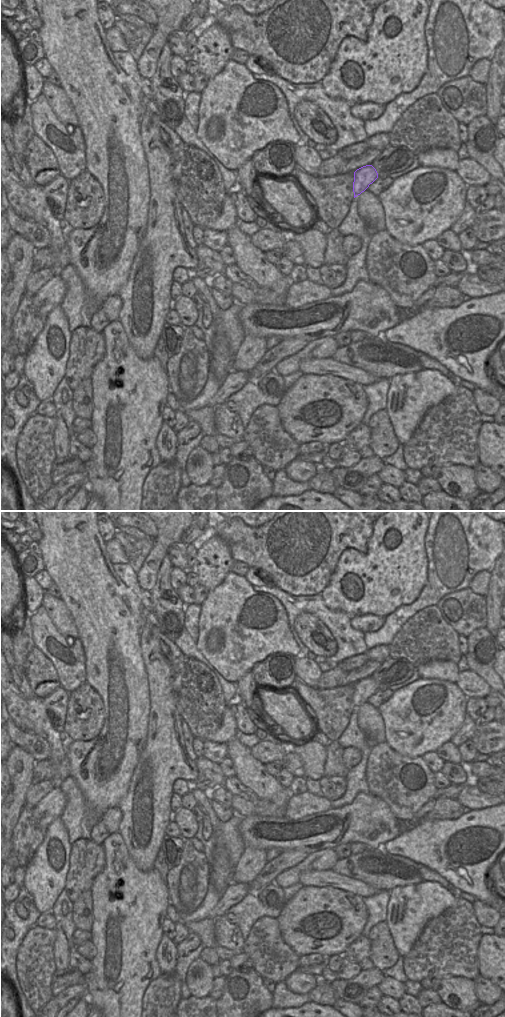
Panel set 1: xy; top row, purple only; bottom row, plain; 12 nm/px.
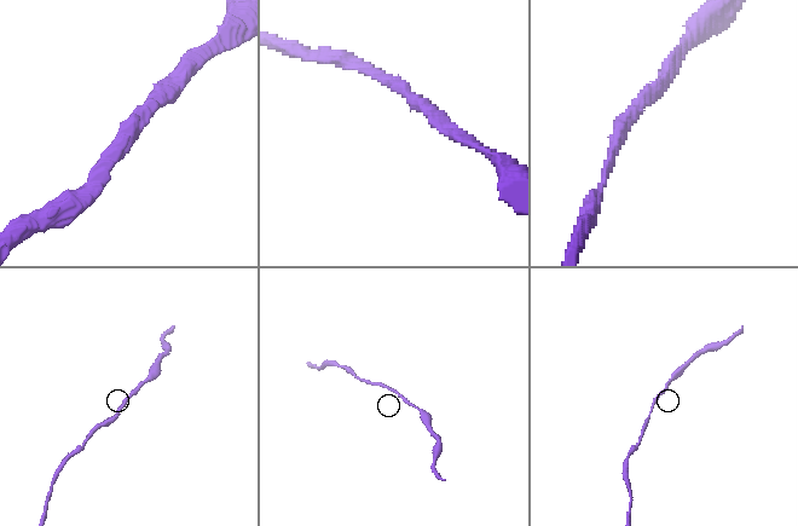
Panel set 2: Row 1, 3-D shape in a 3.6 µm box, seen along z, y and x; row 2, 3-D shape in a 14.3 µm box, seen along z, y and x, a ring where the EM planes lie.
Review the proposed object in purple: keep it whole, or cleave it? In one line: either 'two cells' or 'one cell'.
one cell

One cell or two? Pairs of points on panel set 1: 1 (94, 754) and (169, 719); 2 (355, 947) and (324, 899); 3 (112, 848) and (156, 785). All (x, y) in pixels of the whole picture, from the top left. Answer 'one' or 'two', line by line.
1: two
2: two
3: two

